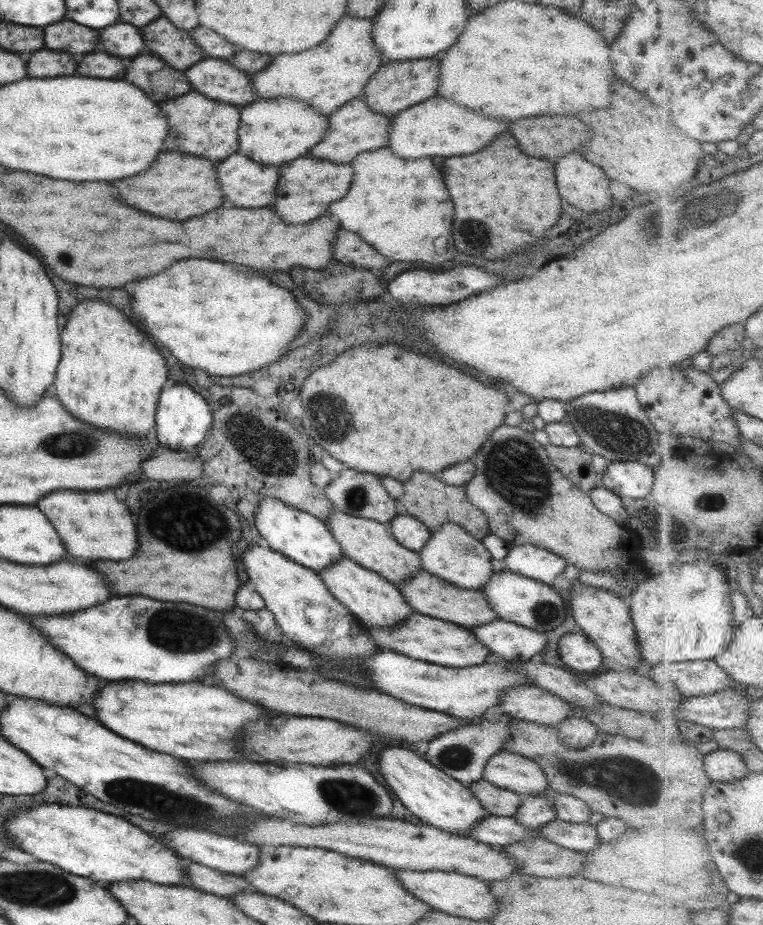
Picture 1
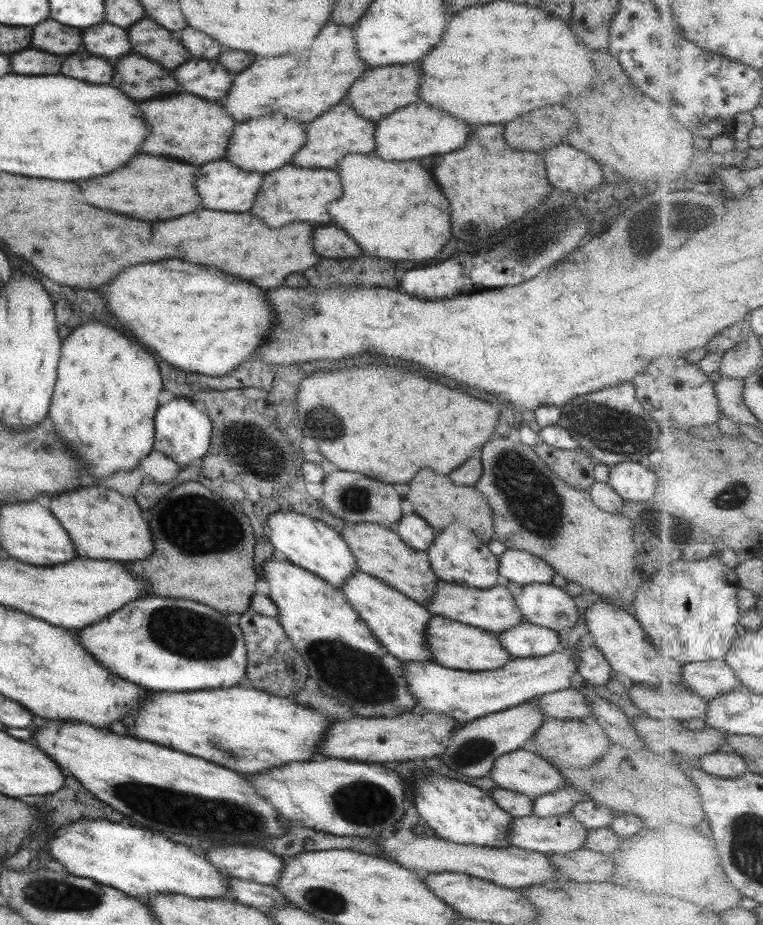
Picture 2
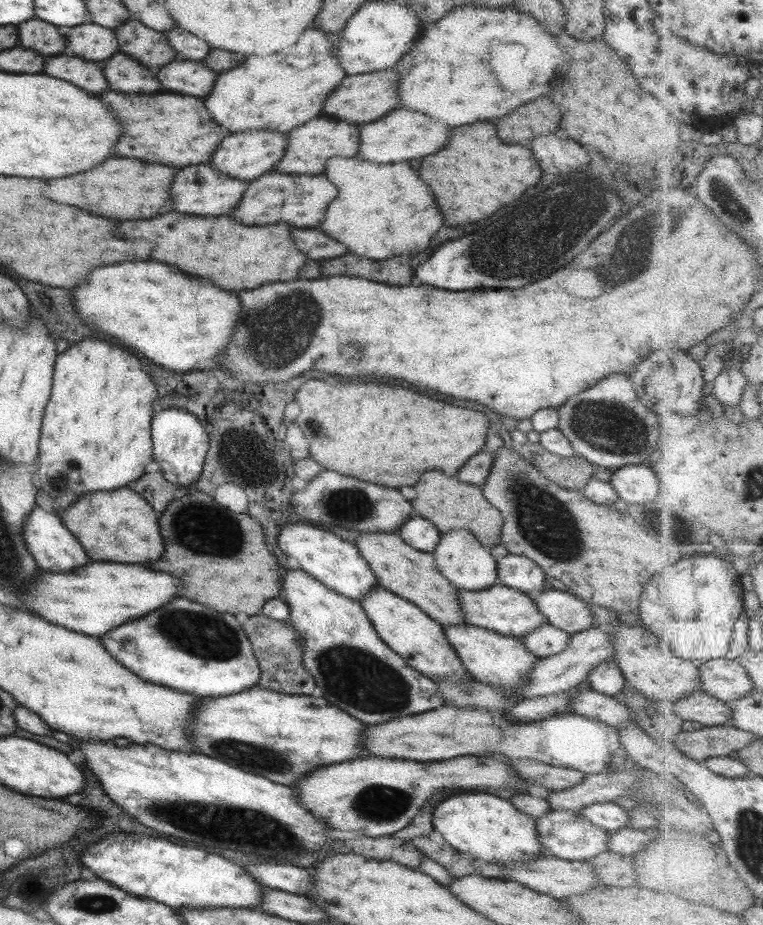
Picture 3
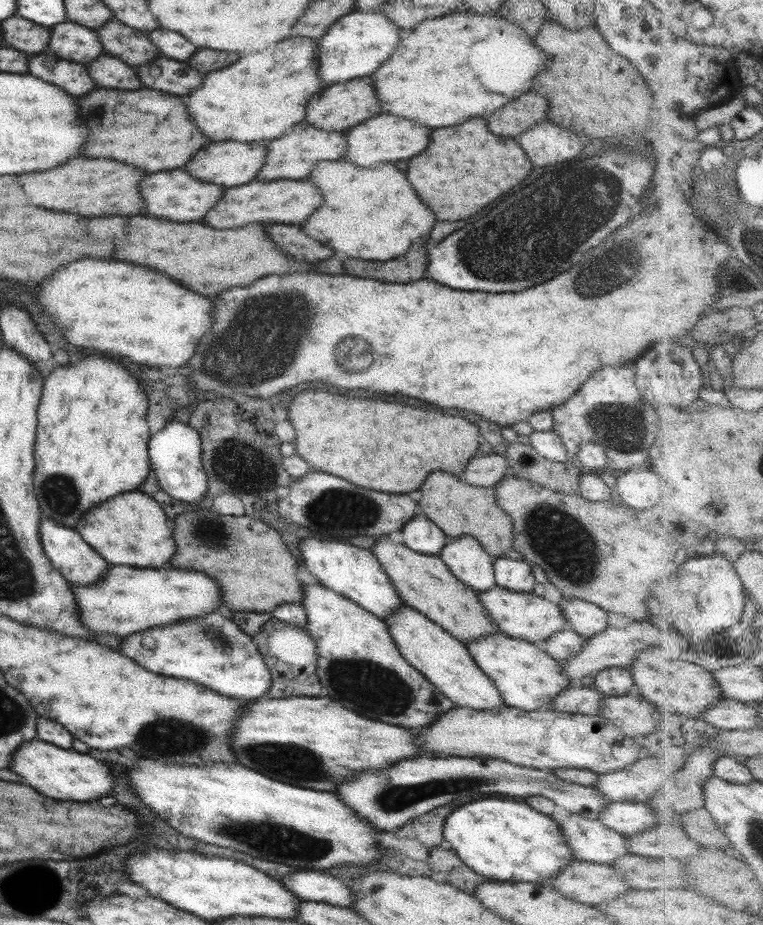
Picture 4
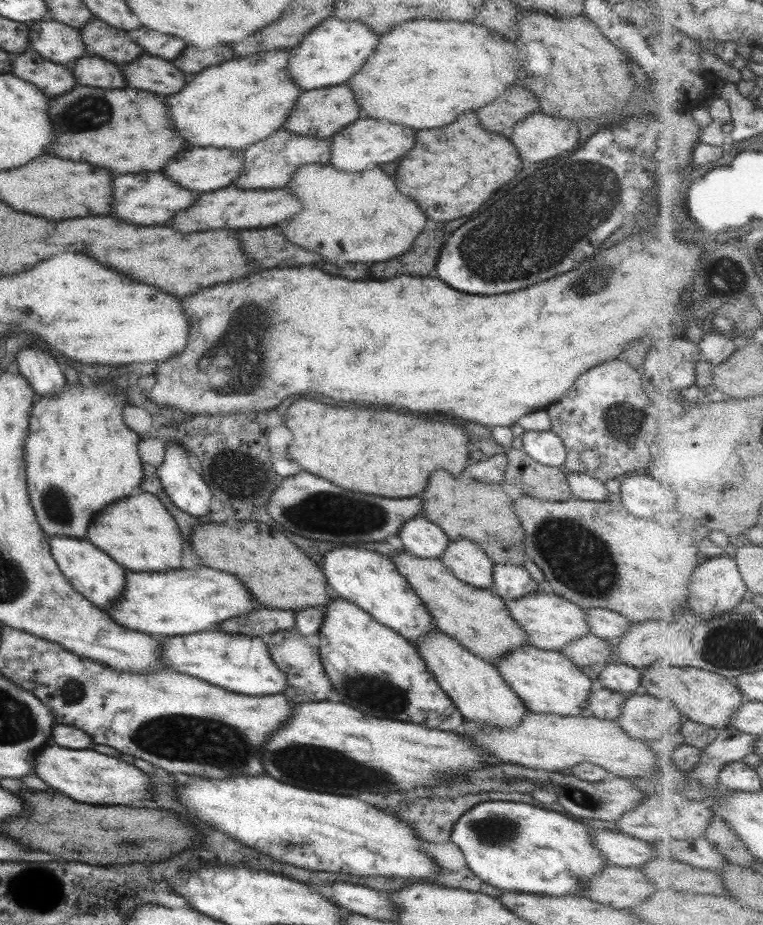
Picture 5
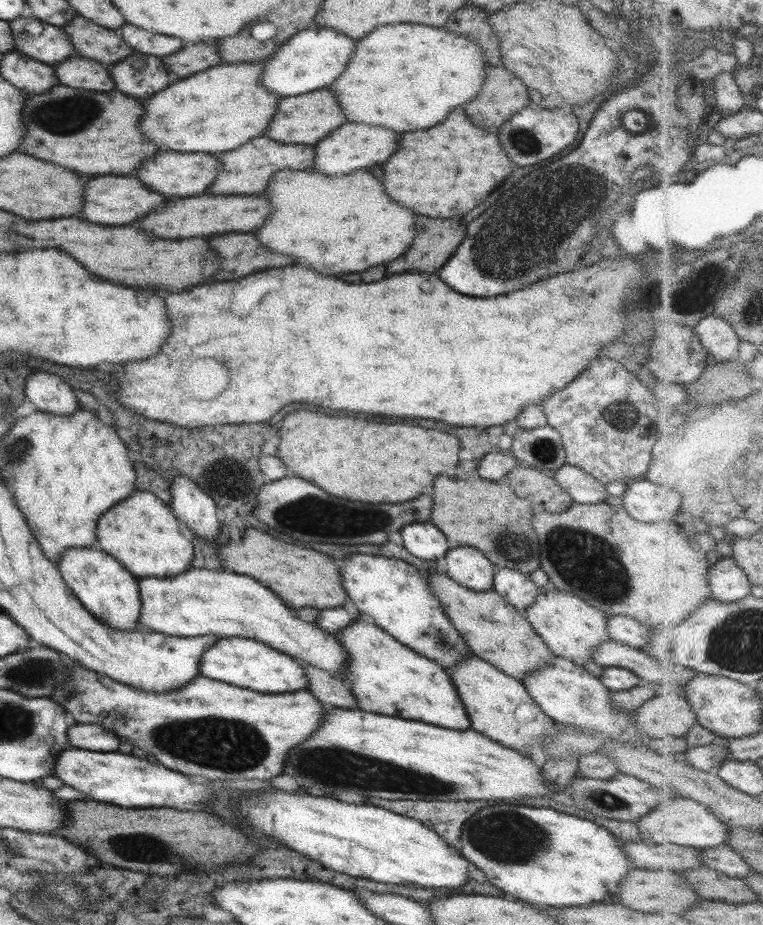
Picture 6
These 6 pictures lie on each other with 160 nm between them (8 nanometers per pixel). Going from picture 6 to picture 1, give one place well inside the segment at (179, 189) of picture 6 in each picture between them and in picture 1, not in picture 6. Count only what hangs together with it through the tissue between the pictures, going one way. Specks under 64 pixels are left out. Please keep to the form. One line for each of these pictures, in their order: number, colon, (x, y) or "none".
1: (275, 131)
2: (268, 142)
3: (246, 155)
4: (233, 163)
5: (202, 169)

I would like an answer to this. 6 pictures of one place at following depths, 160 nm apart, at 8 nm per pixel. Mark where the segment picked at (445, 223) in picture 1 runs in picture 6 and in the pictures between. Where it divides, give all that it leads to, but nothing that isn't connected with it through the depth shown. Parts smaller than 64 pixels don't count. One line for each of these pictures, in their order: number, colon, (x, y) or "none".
2: (395, 211)
3: (381, 210)
4: (372, 213)
5: (347, 216)
6: (346, 224)

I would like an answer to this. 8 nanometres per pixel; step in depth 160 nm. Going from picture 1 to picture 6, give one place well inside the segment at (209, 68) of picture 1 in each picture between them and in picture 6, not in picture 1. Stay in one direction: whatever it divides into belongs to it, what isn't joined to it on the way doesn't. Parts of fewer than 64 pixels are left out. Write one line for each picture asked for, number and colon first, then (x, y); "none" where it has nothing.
2: (208, 80)
3: (186, 77)
4: (161, 73)
5: (147, 72)
6: (141, 75)

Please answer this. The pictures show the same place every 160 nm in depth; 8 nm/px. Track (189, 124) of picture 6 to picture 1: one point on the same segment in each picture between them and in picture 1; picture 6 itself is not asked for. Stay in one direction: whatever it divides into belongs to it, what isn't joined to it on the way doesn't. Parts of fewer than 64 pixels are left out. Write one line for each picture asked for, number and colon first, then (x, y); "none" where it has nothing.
1: (325, 77)
2: (319, 79)
3: (246, 98)
4: (243, 102)
5: (231, 106)

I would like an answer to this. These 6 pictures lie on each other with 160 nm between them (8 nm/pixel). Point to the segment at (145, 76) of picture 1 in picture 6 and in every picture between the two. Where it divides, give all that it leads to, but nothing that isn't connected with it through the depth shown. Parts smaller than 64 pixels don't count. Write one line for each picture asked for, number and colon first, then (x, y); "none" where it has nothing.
2: (142, 78)
3: (123, 74)
4: (106, 71)
5: (92, 71)
6: (77, 72)

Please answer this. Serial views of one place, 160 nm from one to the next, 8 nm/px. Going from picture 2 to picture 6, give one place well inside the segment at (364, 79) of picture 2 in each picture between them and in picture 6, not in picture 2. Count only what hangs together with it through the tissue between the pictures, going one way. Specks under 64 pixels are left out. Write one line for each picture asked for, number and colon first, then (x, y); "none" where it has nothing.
3: (360, 98)
4: (338, 107)
5: (320, 113)
6: (305, 119)

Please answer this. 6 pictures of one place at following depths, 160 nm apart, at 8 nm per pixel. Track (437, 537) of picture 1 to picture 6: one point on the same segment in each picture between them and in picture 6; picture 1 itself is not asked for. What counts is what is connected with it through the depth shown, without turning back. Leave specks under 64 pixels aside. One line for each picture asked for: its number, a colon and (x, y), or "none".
2: (456, 557)
3: (459, 557)
4: (464, 558)
5: (465, 560)
6: (467, 567)

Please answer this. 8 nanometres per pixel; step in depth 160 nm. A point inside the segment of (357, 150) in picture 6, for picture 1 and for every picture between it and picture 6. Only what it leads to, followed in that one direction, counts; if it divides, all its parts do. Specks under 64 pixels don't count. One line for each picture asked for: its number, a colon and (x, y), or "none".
1: (436, 127)
2: (418, 130)
3: (402, 135)
4: (383, 138)
5: (369, 141)

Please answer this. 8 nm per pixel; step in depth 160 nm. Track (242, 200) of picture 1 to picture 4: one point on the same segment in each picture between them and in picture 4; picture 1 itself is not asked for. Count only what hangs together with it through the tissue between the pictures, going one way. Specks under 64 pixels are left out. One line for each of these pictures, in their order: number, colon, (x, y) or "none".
2: (222, 186)
3: (200, 190)
4: (174, 195)

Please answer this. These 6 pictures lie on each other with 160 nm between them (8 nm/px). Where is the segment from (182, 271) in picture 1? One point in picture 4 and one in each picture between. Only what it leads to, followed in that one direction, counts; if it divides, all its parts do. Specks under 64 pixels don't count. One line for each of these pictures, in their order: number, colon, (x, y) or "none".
2: (199, 319)
3: (150, 307)
4: (120, 309)

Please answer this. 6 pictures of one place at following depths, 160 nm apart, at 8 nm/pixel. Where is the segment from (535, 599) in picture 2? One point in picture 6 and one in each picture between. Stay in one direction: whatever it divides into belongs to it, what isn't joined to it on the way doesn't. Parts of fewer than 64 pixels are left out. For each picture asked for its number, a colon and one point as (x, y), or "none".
3: (562, 610)
4: (585, 619)
5: (604, 624)
6: (626, 631)

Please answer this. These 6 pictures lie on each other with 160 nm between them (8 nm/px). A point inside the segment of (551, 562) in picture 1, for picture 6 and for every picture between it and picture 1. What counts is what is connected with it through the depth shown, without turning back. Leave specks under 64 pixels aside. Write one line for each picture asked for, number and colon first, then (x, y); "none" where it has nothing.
2: (520, 568)
3: (516, 572)
4: (513, 575)
5: (512, 582)
6: (515, 588)

